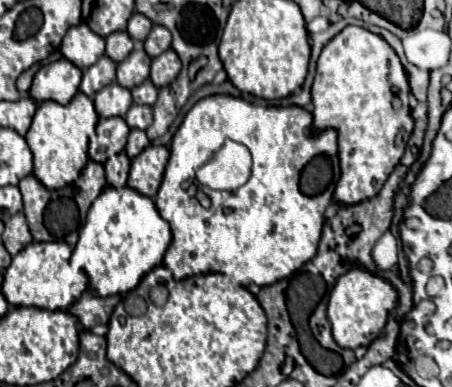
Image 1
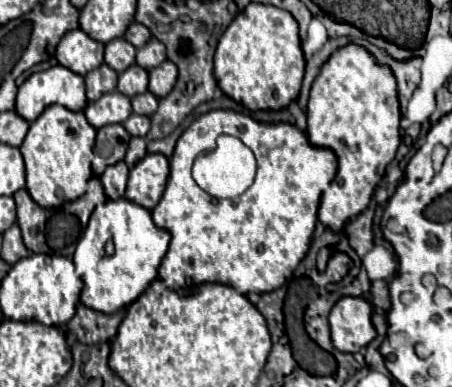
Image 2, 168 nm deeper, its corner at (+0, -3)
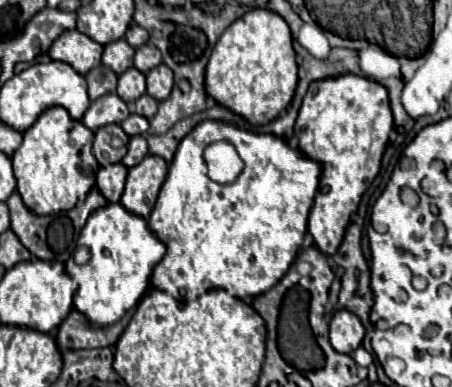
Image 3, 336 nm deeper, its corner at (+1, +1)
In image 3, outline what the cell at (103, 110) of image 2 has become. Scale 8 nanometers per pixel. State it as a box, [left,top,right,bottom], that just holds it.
[83,93,129,131]

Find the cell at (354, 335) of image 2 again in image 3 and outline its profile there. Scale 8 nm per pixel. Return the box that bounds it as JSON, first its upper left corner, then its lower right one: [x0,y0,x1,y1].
[329,309,365,353]

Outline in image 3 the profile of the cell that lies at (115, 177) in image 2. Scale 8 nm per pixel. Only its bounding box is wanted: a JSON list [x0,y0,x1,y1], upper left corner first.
[97,163,127,203]

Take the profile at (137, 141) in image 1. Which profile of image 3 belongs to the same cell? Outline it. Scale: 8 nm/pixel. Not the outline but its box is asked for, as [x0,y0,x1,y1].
[123,135,147,167]

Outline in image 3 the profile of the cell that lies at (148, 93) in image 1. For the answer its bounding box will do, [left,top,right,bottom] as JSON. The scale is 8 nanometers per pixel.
[133,95,157,119]

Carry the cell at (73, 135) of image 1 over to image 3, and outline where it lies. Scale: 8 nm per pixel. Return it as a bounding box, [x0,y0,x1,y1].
[13,107,99,215]

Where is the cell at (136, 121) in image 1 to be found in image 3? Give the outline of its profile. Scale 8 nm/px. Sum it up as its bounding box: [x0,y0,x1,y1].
[121,113,149,137]

